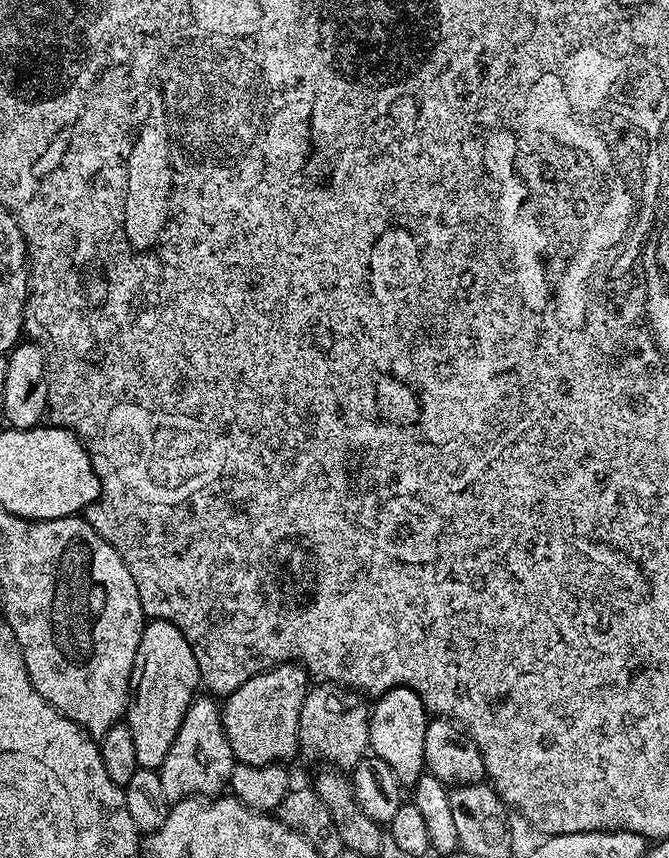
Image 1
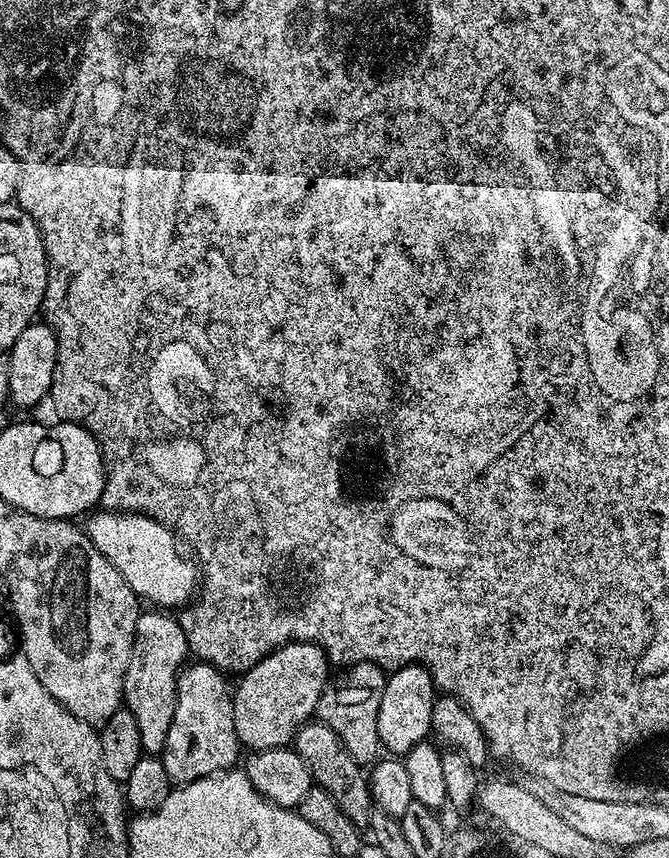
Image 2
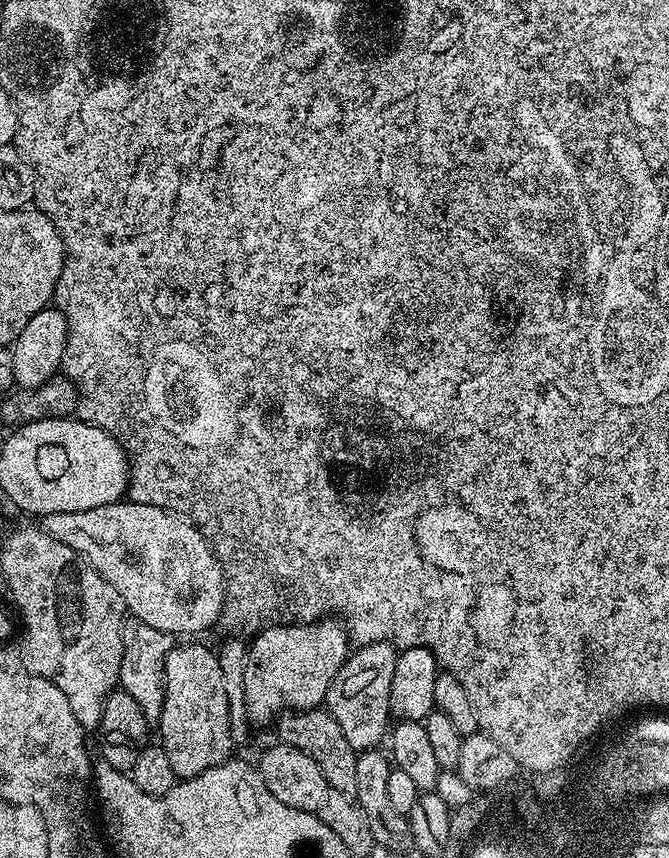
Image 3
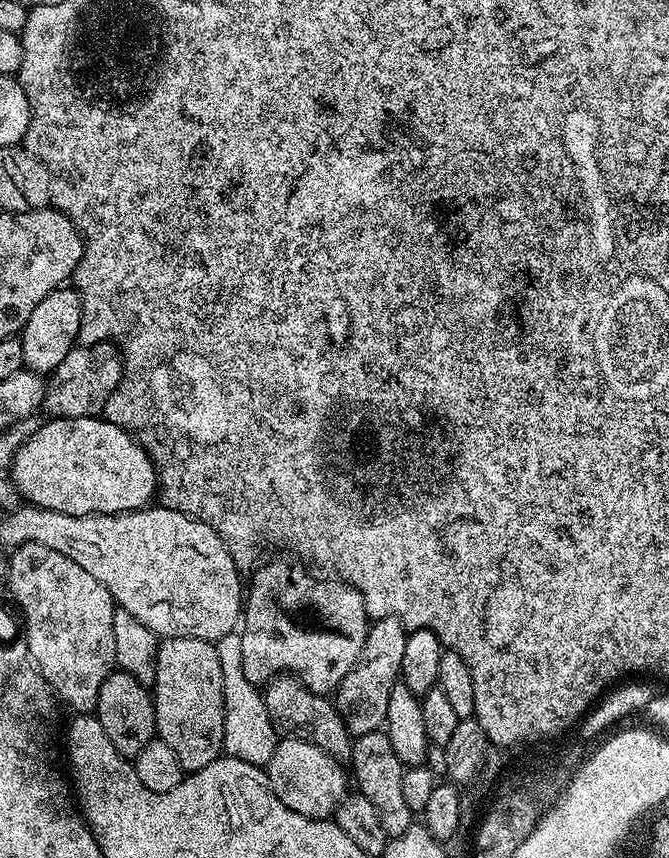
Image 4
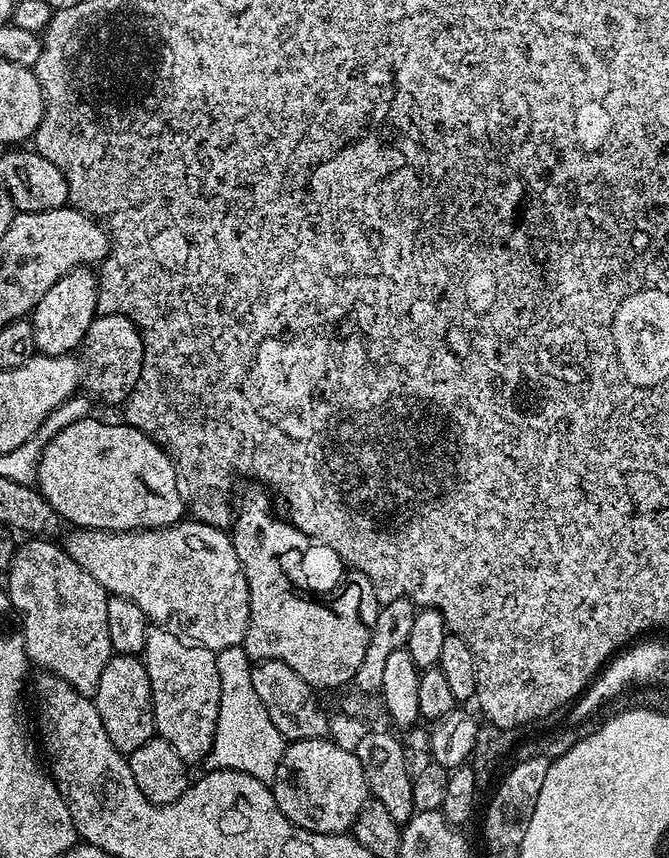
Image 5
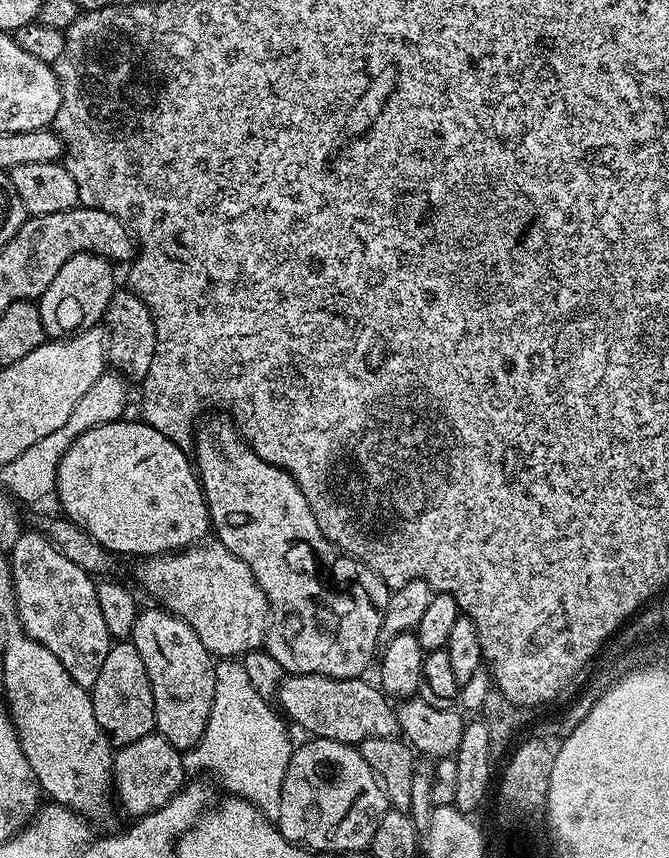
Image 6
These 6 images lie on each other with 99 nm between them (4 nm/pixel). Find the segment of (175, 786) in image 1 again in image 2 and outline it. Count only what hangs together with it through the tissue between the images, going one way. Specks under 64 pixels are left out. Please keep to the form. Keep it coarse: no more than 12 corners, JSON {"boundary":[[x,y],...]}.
{"boundary":[[213,664],[176,677],[162,753],[173,785],[241,759],[232,692]]}

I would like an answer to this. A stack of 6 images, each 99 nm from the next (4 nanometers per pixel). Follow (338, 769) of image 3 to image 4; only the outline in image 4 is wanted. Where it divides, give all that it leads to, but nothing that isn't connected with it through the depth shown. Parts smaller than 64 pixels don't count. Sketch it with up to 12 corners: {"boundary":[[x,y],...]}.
{"boundary":[[281,674],[263,685],[277,737],[341,762],[353,737],[327,695]]}

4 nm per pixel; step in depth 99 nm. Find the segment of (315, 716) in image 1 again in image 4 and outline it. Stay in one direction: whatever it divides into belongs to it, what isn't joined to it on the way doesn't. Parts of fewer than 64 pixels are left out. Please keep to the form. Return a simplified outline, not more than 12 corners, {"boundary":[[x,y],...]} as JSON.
{"boundary":[[372,620],[334,703],[353,737],[383,729],[408,632]]}

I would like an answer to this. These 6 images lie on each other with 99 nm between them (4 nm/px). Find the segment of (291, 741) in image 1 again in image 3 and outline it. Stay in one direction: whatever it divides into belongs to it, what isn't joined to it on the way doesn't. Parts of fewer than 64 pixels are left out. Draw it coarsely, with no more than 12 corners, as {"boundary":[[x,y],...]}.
{"boundary":[[339,619],[251,637],[245,714],[318,708],[350,655]]}

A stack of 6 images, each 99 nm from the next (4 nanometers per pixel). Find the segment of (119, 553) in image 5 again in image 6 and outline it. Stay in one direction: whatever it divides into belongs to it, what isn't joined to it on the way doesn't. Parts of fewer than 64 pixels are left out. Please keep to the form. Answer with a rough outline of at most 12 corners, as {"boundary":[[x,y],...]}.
{"boundary":[[218,542],[140,580],[216,658],[265,643],[268,596]]}

